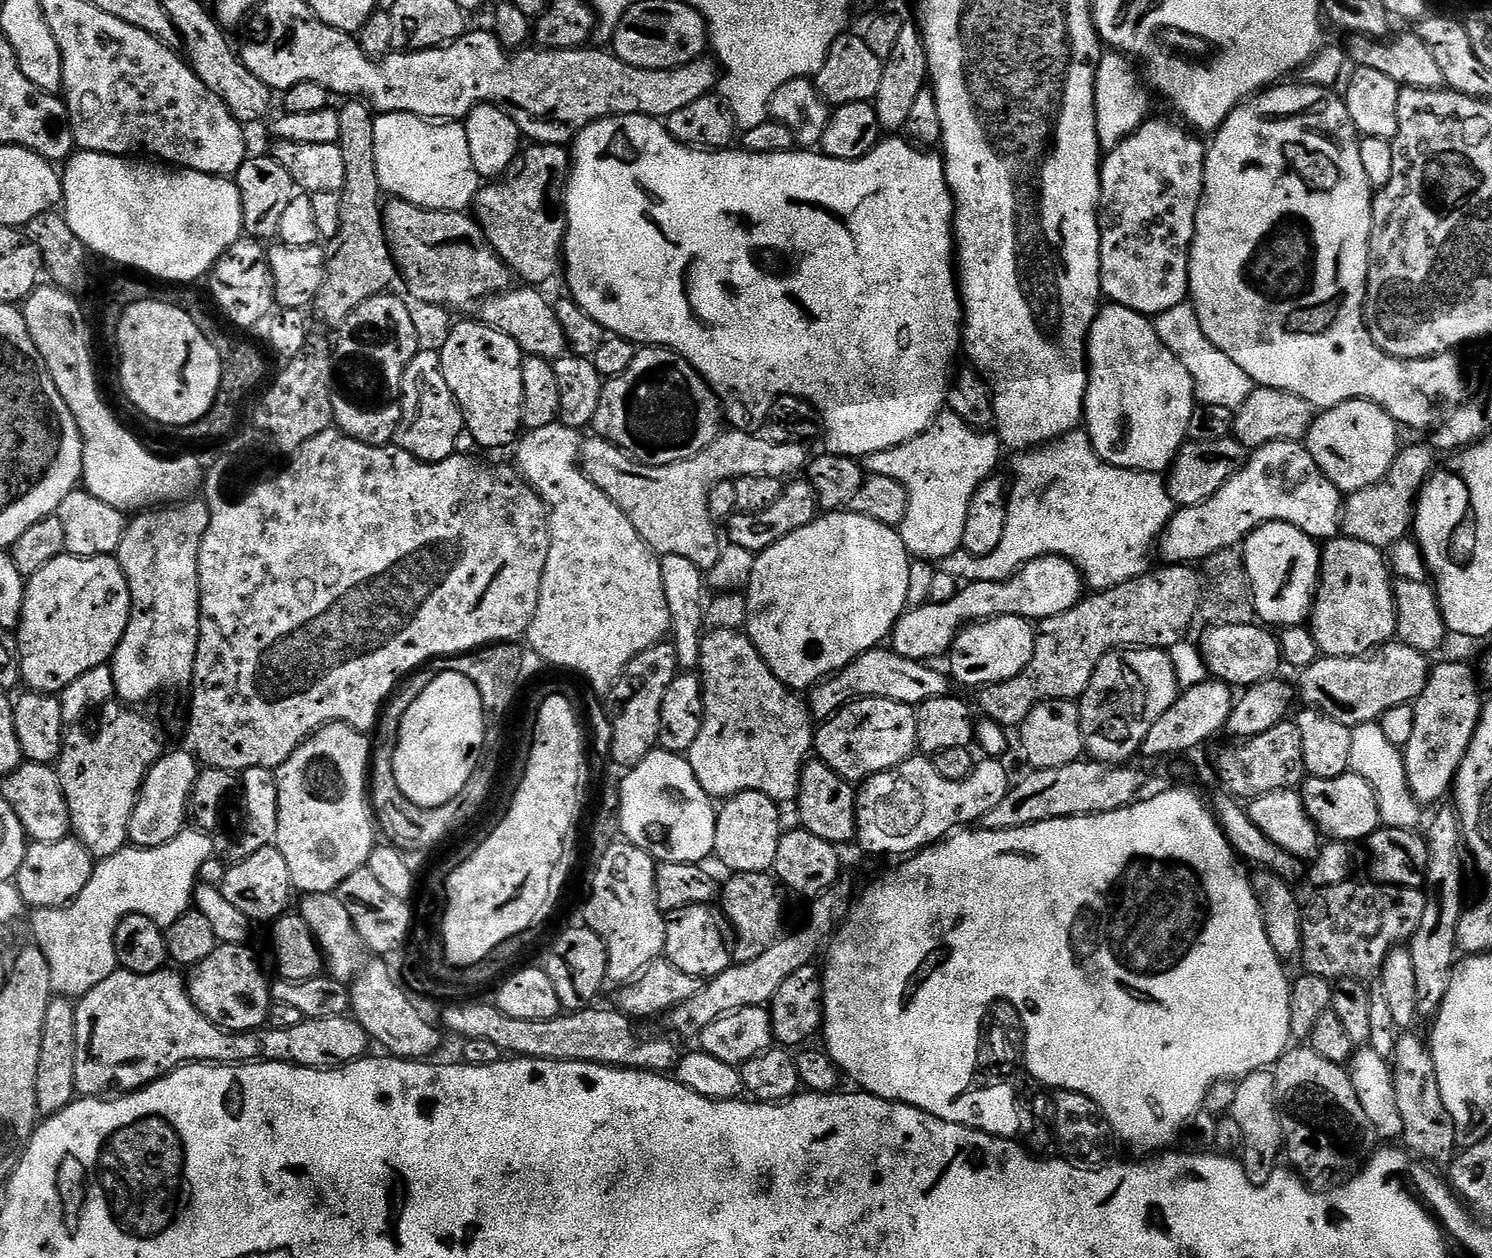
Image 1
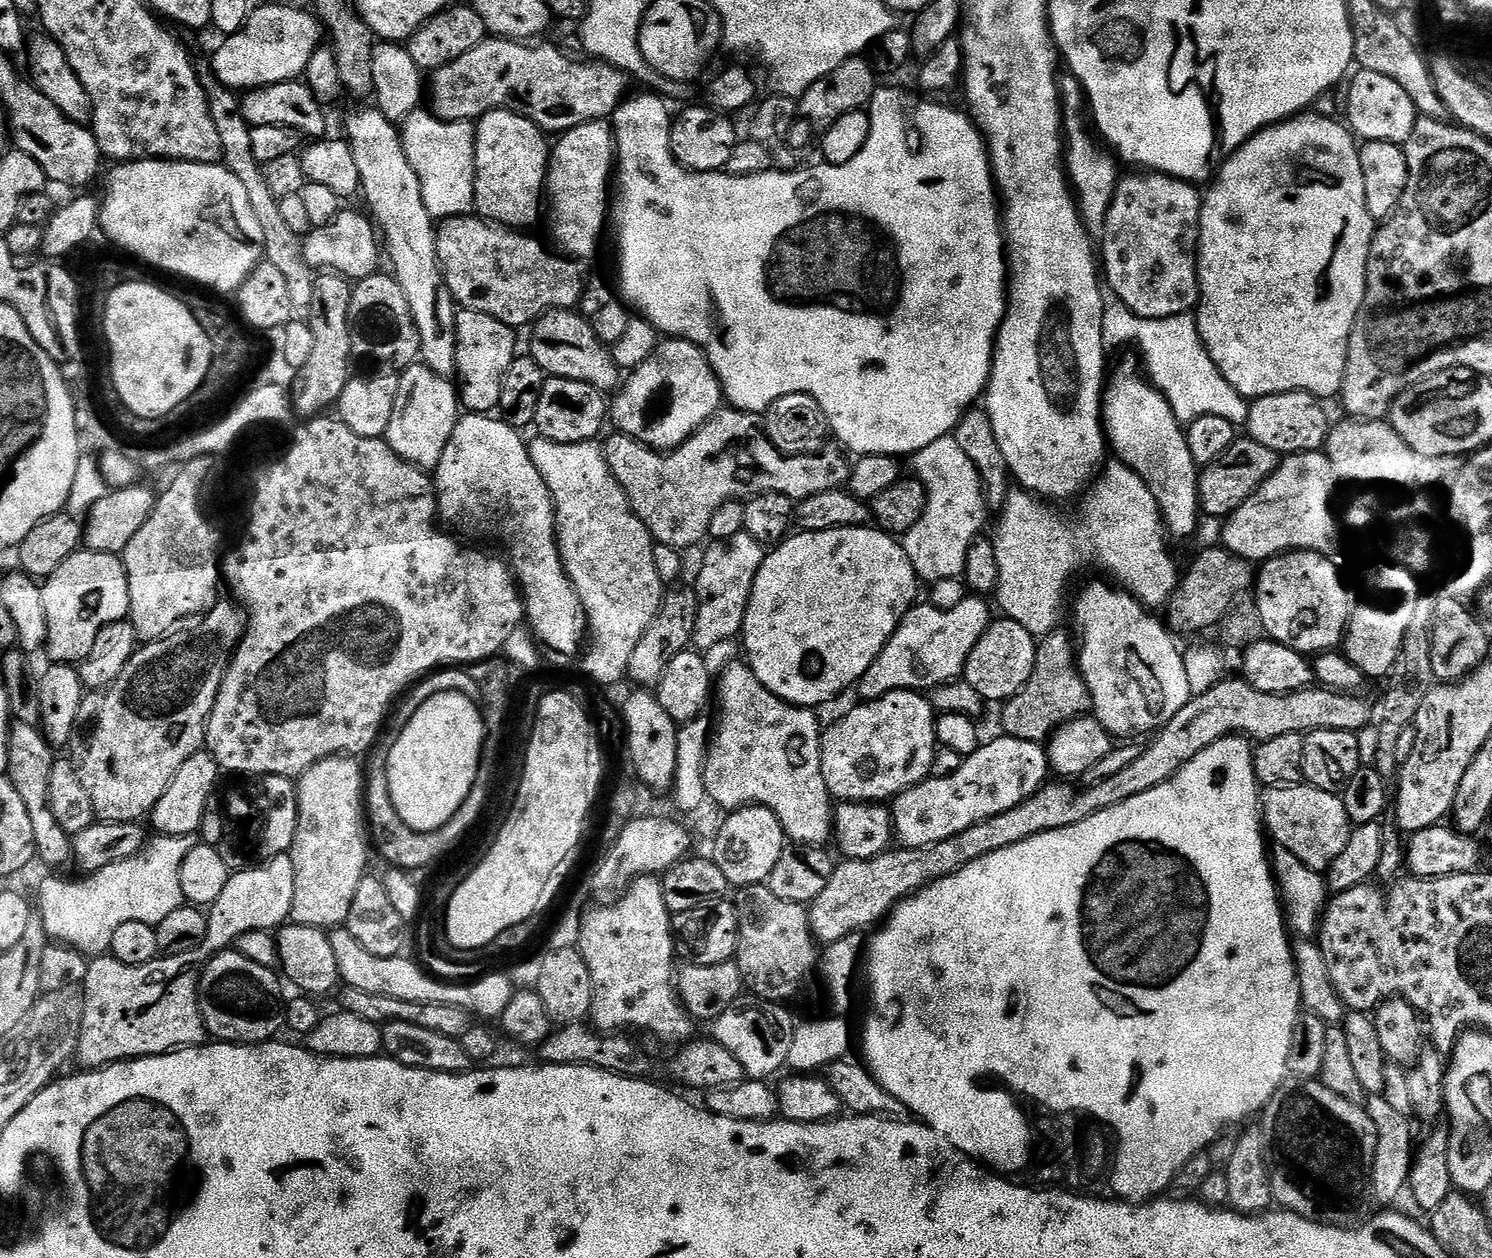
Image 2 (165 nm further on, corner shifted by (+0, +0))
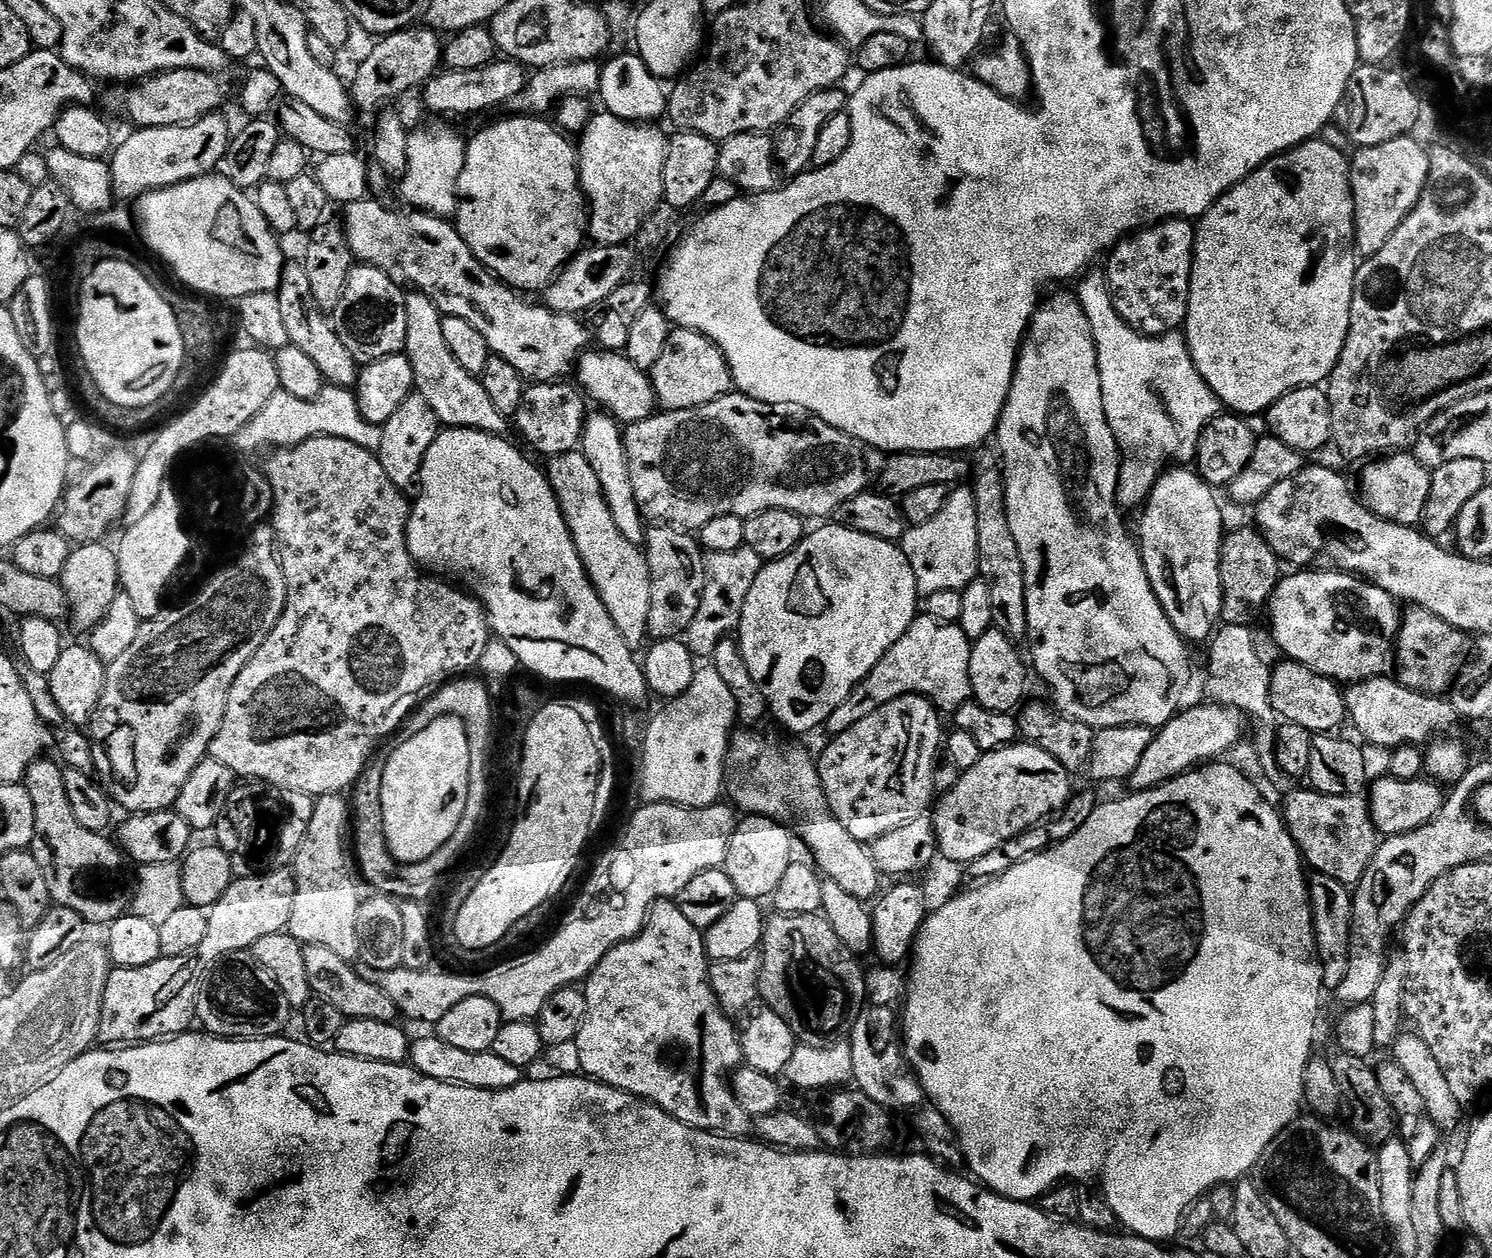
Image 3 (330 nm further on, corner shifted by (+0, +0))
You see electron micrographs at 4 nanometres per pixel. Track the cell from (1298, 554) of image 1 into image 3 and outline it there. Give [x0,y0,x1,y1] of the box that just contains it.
[1266,570,1402,682]

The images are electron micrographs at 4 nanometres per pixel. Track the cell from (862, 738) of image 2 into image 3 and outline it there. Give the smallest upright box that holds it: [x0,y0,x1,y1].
[818,694,942,842]

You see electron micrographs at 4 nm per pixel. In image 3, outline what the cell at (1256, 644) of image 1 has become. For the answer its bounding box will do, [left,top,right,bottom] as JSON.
[1270,659,1348,734]

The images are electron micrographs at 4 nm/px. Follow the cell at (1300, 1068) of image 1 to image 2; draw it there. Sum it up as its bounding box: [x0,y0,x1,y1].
[1266,1079,1378,1229]

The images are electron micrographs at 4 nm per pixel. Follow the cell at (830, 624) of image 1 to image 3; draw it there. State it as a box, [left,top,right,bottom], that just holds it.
[738,522,918,732]

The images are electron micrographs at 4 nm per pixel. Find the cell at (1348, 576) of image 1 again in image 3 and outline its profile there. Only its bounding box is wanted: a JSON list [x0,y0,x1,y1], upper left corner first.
[1394,604,1469,697]

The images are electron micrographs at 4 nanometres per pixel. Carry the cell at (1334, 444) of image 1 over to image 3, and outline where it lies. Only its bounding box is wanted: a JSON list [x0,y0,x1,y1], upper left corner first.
[1358,454,1432,526]

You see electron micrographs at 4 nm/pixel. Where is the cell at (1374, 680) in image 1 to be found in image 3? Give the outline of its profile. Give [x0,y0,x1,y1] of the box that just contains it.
[1126,703,1250,792]

